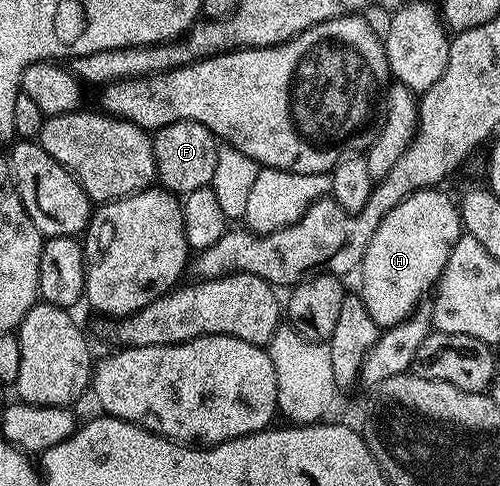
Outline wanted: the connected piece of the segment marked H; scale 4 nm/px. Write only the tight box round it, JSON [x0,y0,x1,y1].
[359,188,463,329]

